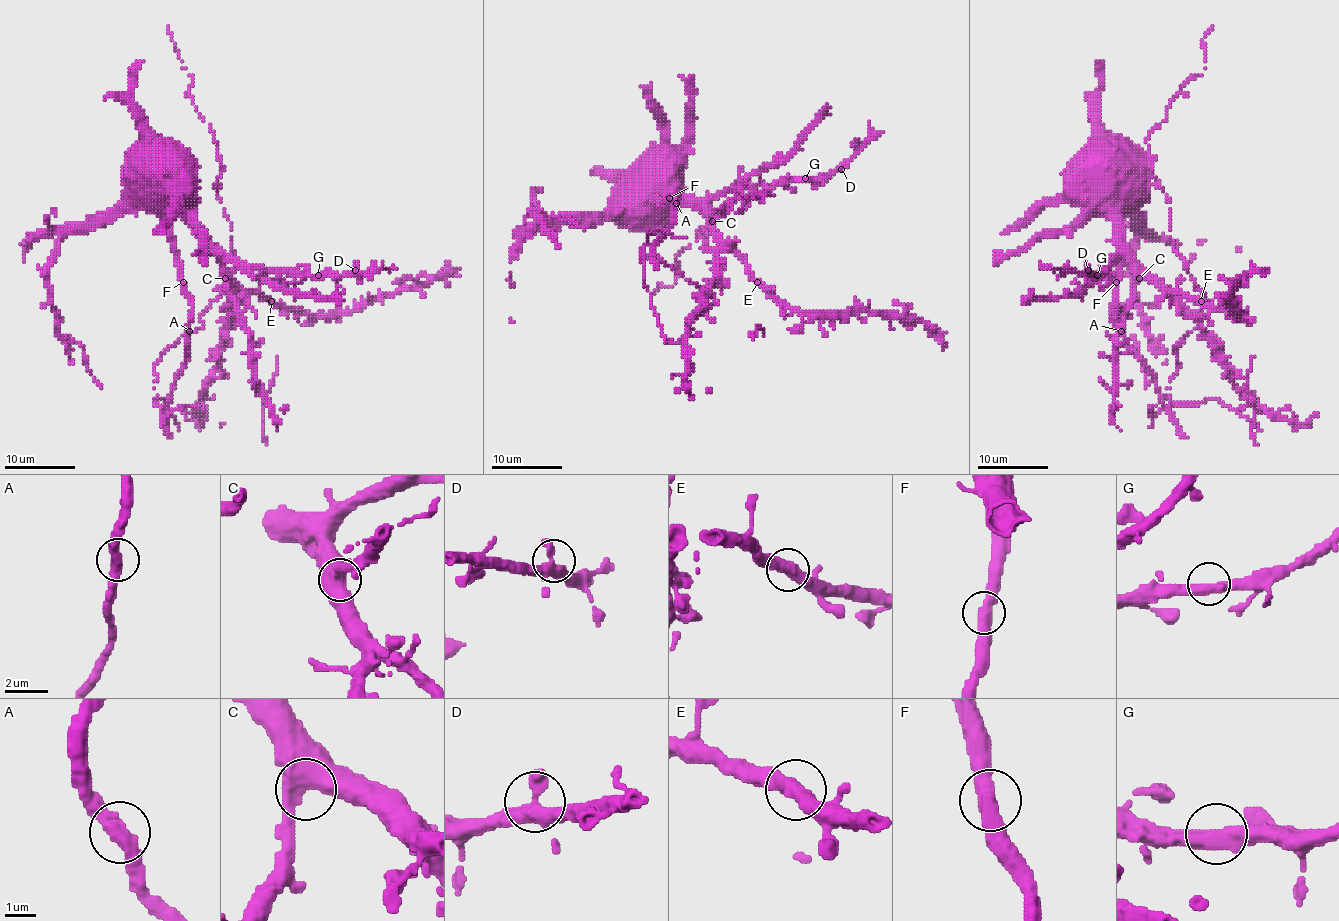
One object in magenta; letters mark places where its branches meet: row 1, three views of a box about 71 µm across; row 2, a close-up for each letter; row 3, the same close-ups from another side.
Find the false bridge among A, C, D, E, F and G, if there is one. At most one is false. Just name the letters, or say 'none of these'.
none of these

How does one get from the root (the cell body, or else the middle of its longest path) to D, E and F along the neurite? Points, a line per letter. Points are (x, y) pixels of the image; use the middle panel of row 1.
D: (641, 171), (645, 166), (664, 187), (678, 194), (712, 200), (734, 187), (822, 180), (842, 170)
E: (641, 171), (645, 166), (685, 207), (697, 207), (705, 214), (706, 222), (745, 263), (747, 272), (757, 282)
F: (641, 171), (643, 182), (661, 201), (669, 198)

